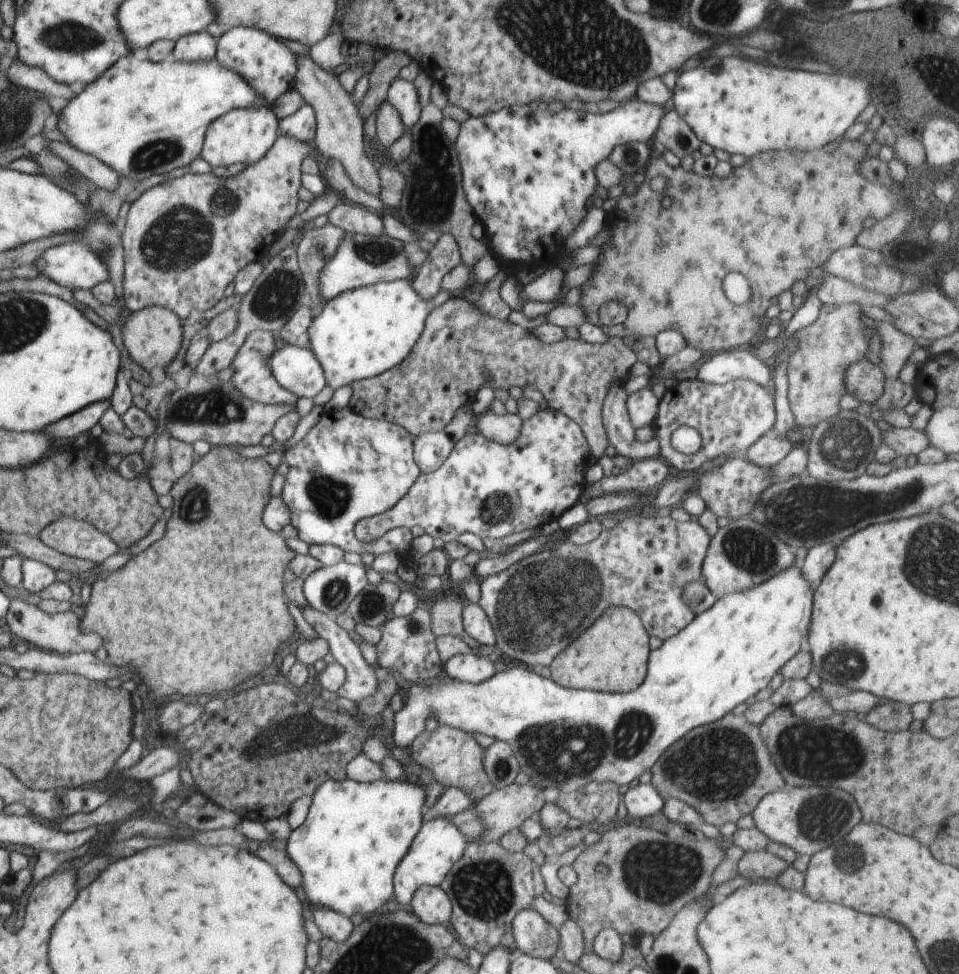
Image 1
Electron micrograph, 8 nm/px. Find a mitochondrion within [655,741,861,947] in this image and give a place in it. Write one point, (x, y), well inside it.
(818, 812)

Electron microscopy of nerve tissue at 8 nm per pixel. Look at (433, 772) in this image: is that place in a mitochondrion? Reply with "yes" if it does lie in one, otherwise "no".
no

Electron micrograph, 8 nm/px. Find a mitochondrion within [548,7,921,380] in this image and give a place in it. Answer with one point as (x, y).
(811, 44)

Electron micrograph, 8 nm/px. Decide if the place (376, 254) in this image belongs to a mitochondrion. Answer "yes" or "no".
yes

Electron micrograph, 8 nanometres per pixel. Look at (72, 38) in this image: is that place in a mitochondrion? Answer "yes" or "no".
yes

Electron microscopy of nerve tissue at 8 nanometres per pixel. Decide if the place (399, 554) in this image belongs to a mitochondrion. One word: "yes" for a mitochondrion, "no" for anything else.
no

